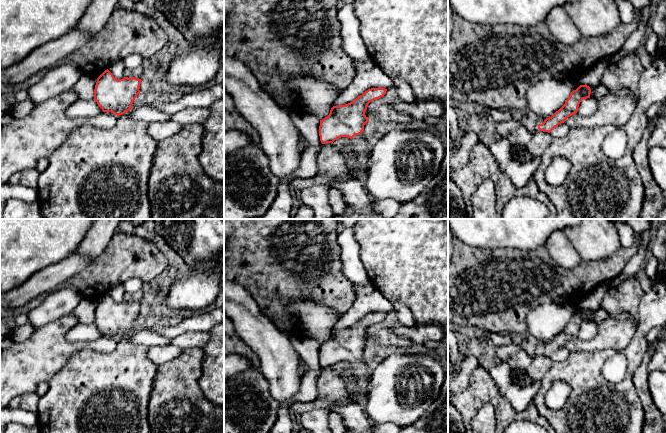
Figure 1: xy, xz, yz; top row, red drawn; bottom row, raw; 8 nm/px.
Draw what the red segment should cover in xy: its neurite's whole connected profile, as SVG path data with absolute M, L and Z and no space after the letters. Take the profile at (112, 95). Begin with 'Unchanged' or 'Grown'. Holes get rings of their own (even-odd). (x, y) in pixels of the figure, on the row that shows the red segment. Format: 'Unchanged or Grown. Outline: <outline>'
Unchanged. Outline: M107 69L97 78L94 100L103 112L122 115L132 109L133 101L140 94L141 81L135 77L118 80Z

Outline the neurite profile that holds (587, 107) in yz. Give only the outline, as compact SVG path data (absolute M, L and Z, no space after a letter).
M593 96L587 99L583 99L578 107L577 114L582 116L591 116L593 115L598 108L597 99Z

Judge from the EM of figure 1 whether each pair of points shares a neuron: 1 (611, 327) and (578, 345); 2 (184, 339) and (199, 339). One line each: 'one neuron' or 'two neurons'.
1: one neuron
2: one neuron

